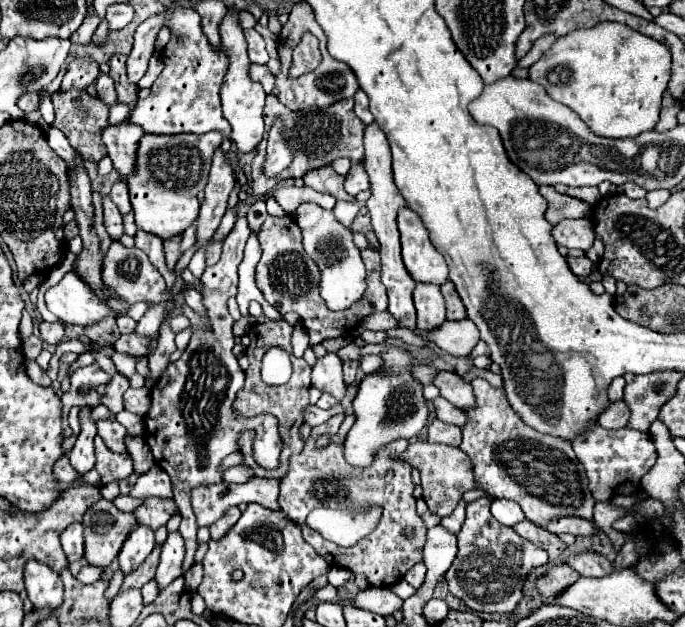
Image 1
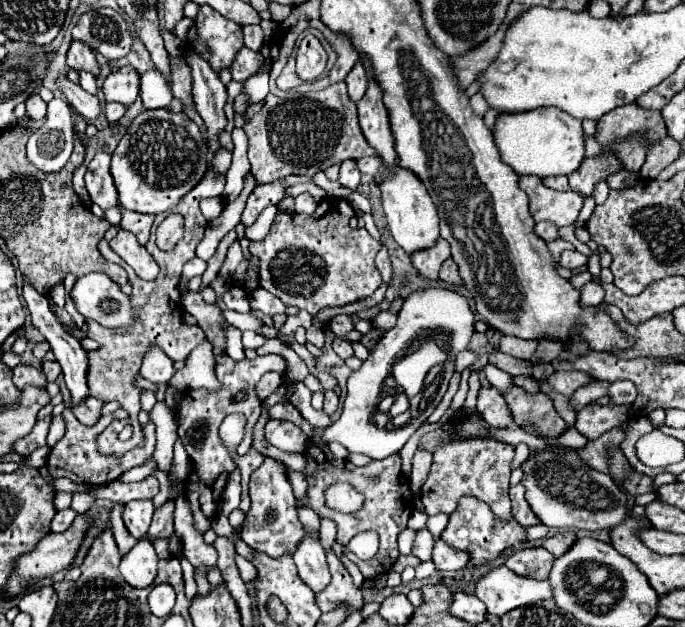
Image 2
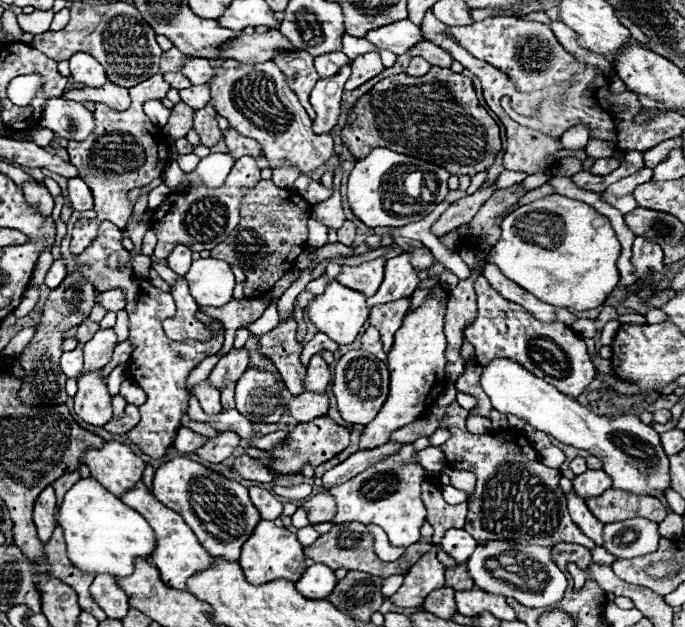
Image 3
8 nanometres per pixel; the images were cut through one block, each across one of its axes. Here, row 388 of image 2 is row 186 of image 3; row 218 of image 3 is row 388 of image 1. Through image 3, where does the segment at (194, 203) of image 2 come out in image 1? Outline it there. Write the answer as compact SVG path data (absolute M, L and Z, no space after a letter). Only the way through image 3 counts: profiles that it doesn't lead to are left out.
M114 374L112 376L112 382L106 384L106 386L98 386L98 394L102 396L102 404L110 408L110 412L118 414L124 410L124 402L122 402L122 396L124 392L128 390L128 378L122 376L122 374Z

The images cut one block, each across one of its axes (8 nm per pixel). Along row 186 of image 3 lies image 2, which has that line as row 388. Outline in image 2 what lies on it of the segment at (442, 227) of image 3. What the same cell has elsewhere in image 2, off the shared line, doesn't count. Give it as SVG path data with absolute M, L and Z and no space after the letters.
M492 386L478 392L478 414L490 428L510 428L514 424L502 394Z

